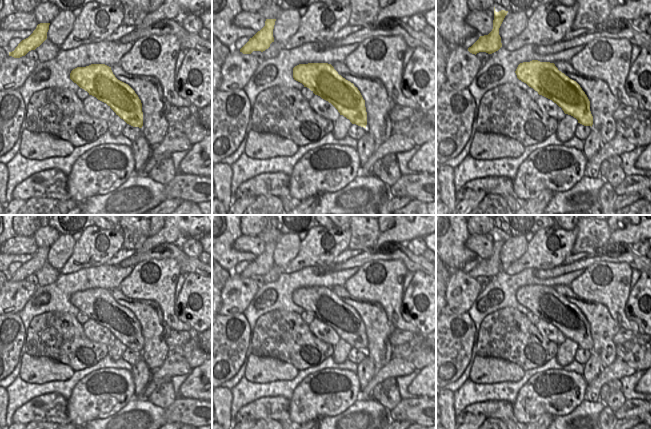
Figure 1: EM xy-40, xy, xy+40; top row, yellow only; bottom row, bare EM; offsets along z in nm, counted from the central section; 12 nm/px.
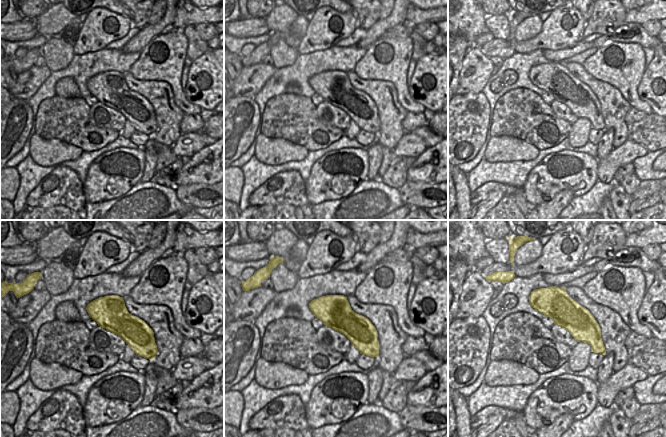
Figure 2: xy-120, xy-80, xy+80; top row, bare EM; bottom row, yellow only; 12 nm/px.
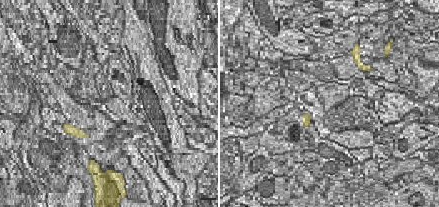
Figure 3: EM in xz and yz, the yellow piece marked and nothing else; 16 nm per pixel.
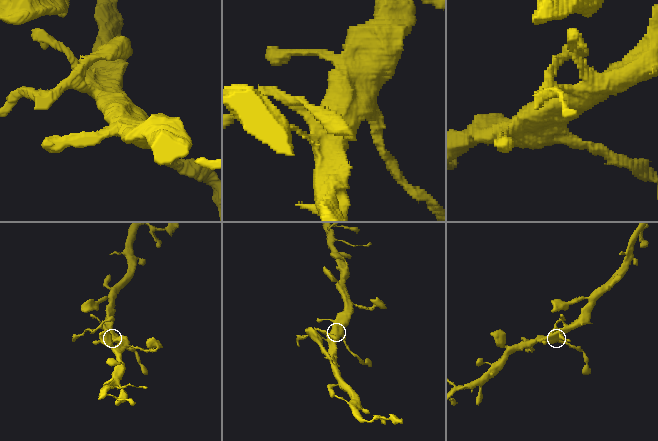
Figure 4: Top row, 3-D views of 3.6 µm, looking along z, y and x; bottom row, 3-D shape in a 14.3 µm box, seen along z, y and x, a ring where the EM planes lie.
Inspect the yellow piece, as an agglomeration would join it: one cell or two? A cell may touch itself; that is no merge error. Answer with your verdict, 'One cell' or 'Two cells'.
Two cells

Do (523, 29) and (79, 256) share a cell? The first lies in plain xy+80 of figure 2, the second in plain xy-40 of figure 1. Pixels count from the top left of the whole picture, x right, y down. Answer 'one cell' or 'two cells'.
two cells

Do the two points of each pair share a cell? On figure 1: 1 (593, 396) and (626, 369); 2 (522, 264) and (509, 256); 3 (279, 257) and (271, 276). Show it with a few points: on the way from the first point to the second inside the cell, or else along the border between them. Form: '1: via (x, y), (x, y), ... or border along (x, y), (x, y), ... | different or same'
1: via (595, 386), (608, 373), (616, 370) | same
2: border along (528, 241), (526, 250), (518, 258), (502, 267) | different
3: border along (274, 265), (281, 270) | different

